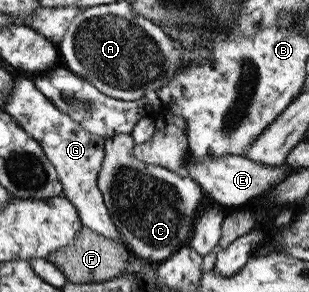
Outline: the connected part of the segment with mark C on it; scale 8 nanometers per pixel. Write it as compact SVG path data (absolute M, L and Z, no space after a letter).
M131 134L106 139L97 188L101 190L109 217L133 255L147 263L159 264L181 246L189 244L194 219L200 214L200 209L218 204L189 176L134 159L134 146Z

